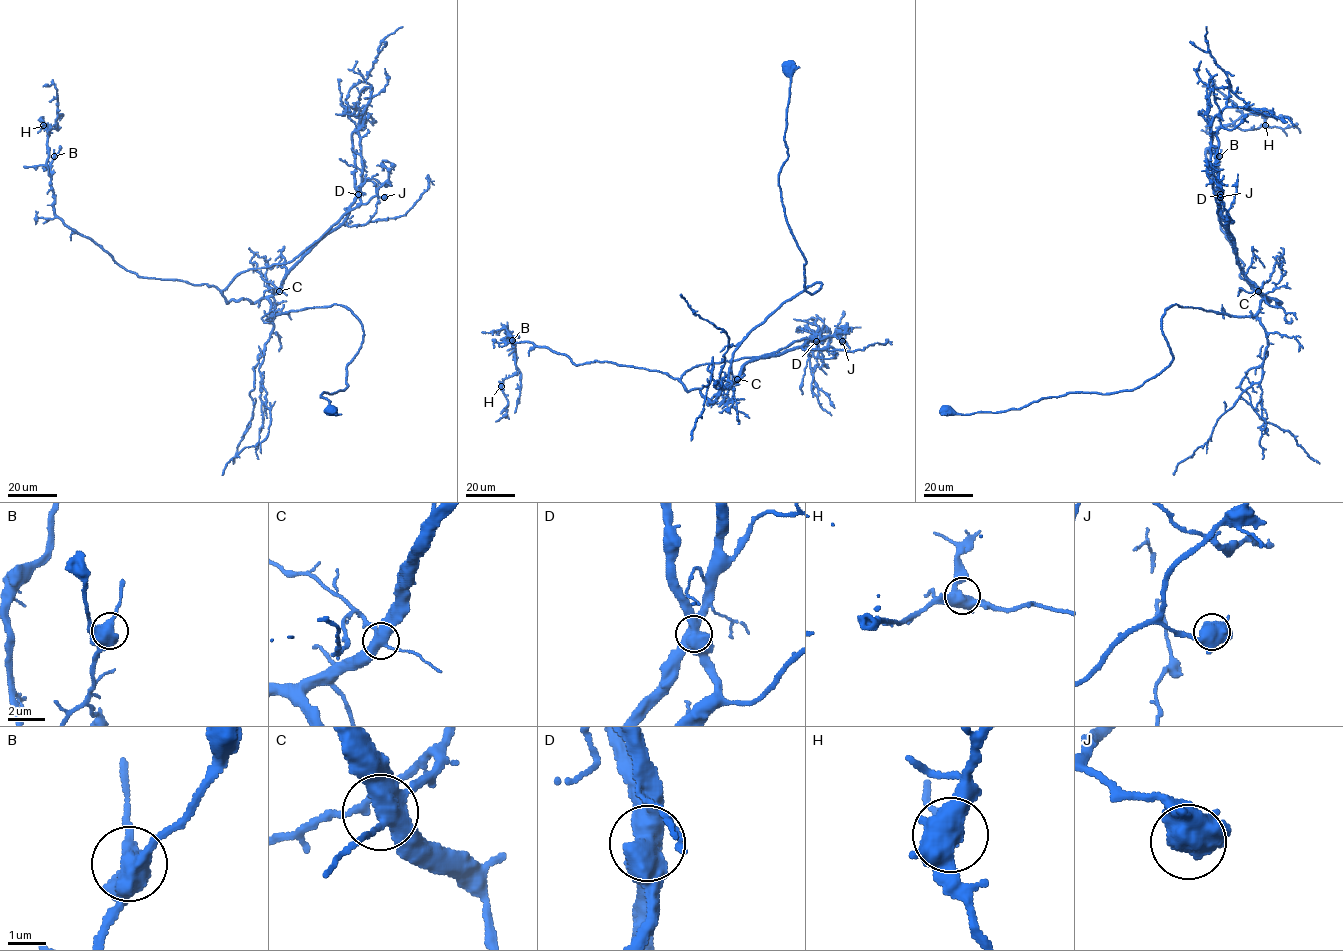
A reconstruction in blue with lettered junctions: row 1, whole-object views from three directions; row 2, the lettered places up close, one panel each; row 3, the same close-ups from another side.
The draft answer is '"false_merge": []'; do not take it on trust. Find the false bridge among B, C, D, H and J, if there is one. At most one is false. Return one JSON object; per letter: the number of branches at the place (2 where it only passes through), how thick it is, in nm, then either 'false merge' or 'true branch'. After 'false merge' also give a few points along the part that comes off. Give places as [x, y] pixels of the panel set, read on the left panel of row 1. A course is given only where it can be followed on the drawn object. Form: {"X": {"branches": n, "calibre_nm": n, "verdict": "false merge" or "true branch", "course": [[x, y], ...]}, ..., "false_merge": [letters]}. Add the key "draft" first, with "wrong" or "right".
{"draft": "right", "B": {"branches": 4, "calibre_nm": 480, "verdict": "true branch"}, "C": {"branches": 4, "calibre_nm": 480, "verdict": "true branch"}, "D": {"branches": 4, "calibre_nm": 650, "verdict": "true branch"}, "H": {"branches": 4, "calibre_nm": 480, "verdict": "true branch"}, "J": {"branches": 4, "calibre_nm": 600, "verdict": "true branch"}, "false_merge": []}

